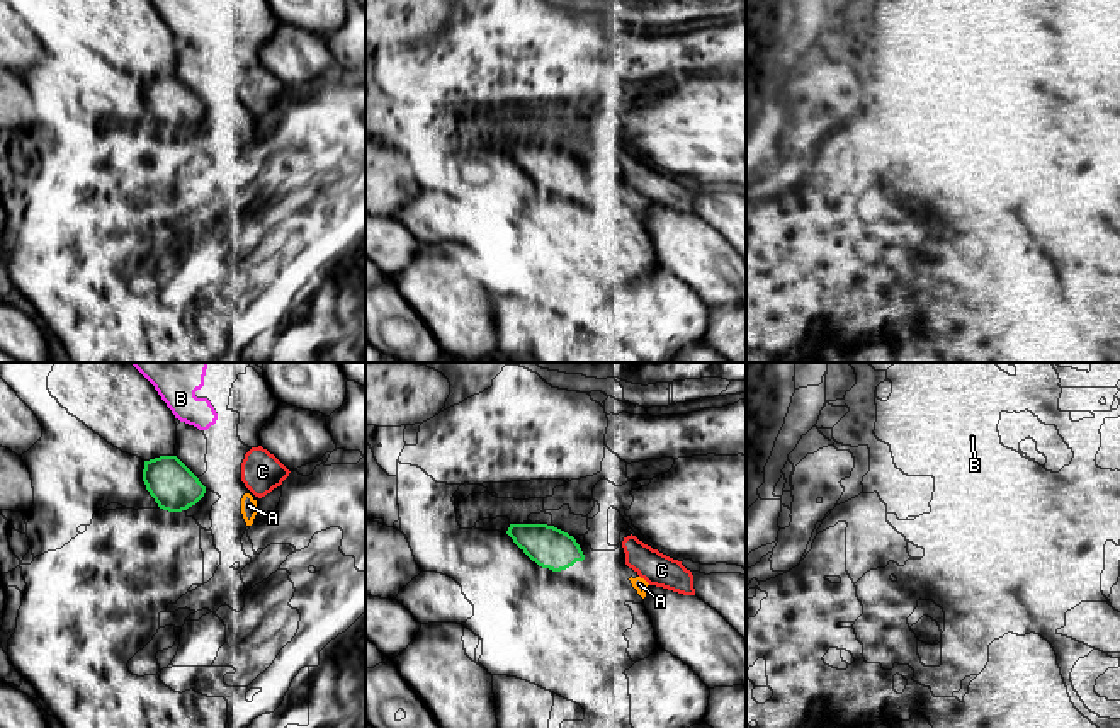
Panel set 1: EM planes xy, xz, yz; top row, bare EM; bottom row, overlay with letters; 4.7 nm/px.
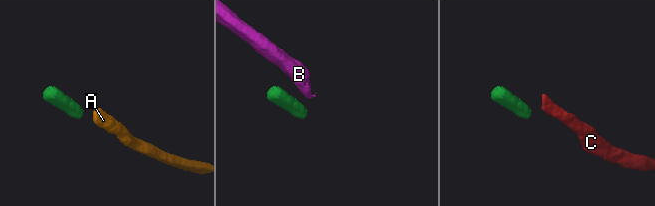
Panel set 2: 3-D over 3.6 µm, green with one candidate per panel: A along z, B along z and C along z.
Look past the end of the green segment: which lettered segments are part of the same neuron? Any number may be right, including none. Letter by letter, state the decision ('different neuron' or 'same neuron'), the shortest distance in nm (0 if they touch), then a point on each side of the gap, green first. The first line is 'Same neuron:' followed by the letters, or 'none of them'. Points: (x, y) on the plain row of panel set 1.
Same neuron: A
A: same neuron | 180 nm | xy (204, 111), (242, 118)
B: different neuron | 160 nm | xy (175, 75), (189, 43)
C: different neuron | 180 nm | xy (204, 106), (242, 99)

